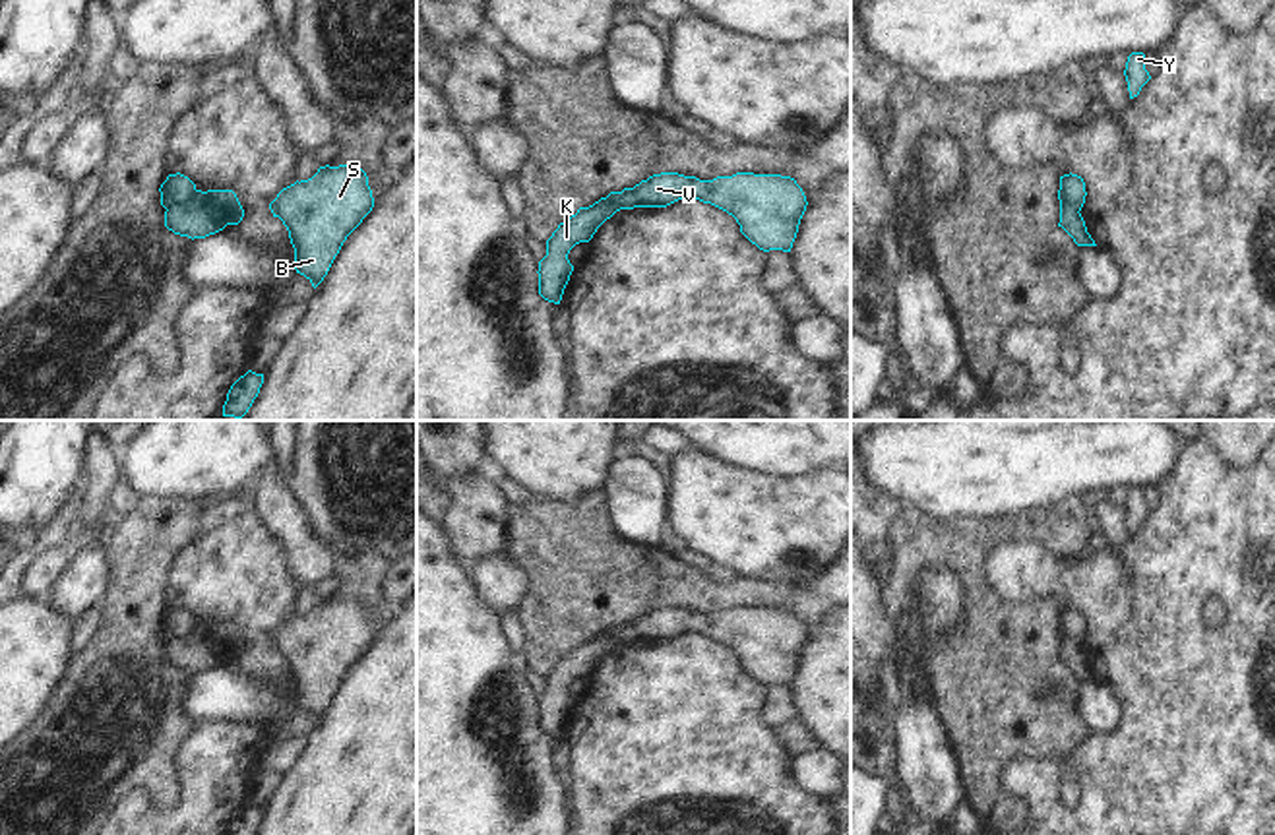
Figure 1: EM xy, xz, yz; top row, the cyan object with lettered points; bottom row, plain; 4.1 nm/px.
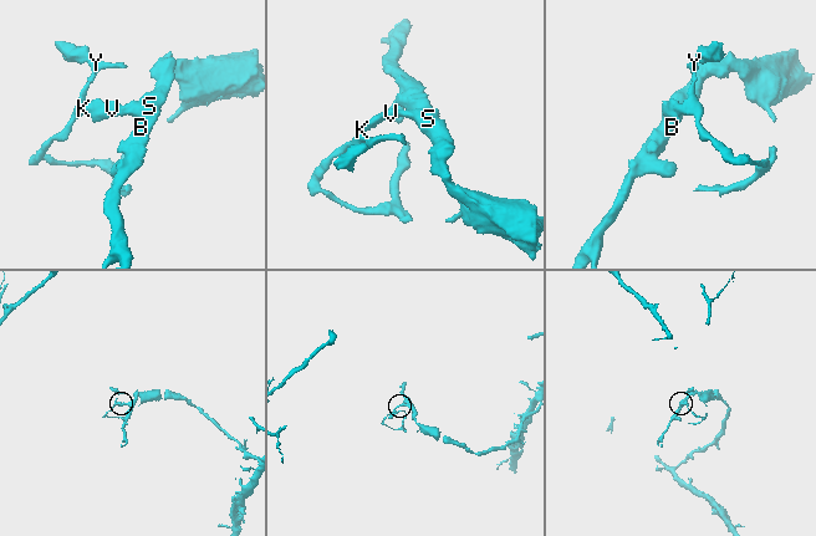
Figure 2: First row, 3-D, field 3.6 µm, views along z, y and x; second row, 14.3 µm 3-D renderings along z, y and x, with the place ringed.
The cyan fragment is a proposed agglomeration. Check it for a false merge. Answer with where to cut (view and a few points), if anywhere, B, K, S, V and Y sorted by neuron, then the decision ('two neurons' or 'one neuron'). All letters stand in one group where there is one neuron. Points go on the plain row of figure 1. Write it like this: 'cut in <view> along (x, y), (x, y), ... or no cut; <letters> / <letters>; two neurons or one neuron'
cut in xy along (196, 624), (183, 636), (173, 636), (165, 642); B S V / K Y; two neurons

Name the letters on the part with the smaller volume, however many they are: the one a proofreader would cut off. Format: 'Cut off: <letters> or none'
Cut off: K, Y

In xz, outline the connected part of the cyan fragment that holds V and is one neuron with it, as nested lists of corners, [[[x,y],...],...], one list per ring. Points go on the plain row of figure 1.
[[[661,606],[634,622],[610,626],[606,639],[614,645],[667,641],[684,632],[711,637],[732,649],[740,659],[740,666],[763,686],[791,686],[808,639],[794,612],[754,606],[736,606],[713,614]]]

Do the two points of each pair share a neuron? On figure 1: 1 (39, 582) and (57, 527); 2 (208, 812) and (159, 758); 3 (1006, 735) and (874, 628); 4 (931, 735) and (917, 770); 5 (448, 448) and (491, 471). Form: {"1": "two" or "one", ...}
{"1": "two", "2": "two", "3": "two", "4": "one", "5": "one"}

